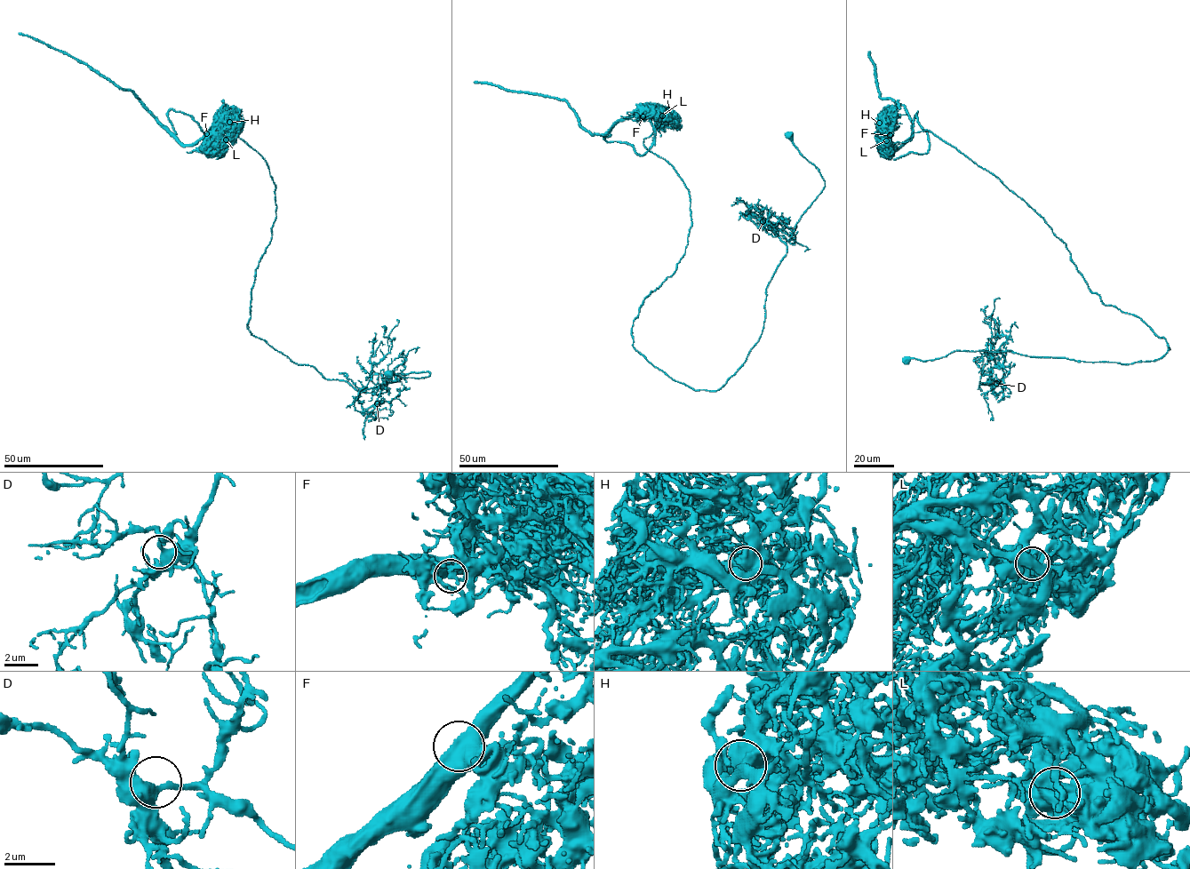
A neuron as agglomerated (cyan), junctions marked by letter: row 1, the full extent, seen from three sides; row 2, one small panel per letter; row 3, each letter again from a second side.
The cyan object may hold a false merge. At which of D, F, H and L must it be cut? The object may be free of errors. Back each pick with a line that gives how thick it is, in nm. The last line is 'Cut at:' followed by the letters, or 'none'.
L: 800 nm thick
Cut at: L

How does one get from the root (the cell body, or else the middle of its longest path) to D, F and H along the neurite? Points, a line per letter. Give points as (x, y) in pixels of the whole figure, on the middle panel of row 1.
D: (789, 135), (799, 152), (818, 169), (825, 187), (786, 242), (772, 231), (766, 230), (762, 221)
F: (789, 135), (825, 187), (745, 362), (695, 390), (633, 346), (691, 220), (642, 116)
H: (789, 135), (825, 187), (745, 362), (695, 390), (631, 332), (691, 226), (682, 179), (643, 144), (668, 109)

